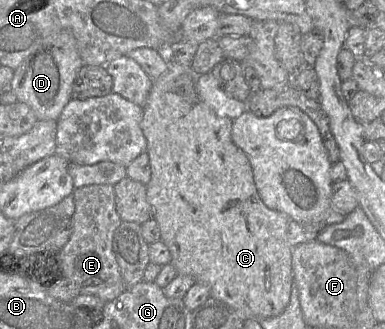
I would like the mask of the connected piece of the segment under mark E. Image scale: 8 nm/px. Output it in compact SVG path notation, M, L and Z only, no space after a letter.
M93 184L75 188L73 197L75 212L71 217L72 233L69 241L58 252L60 276L72 281L78 287L80 292L79 295L94 295L105 303L110 302L126 290L113 251L114 233L122 222L115 207L114 185Z

